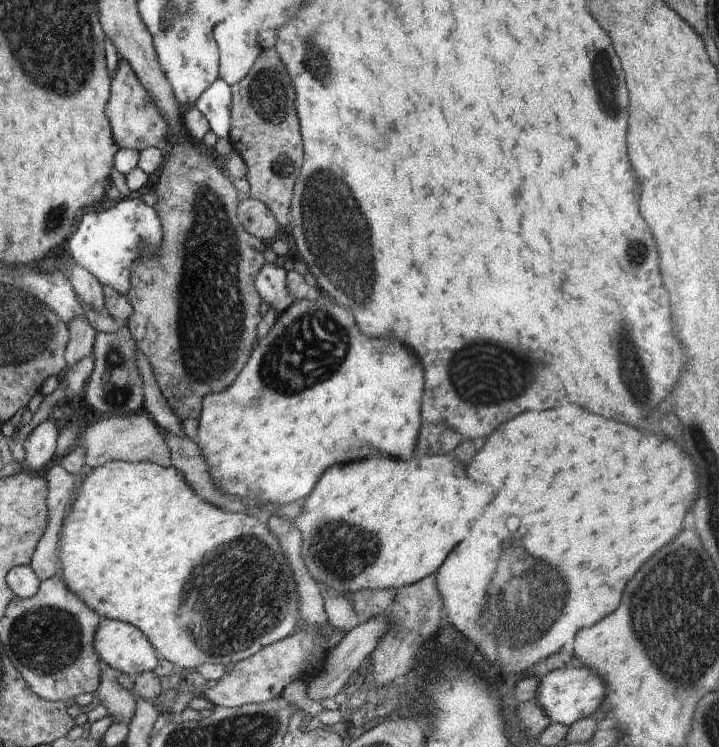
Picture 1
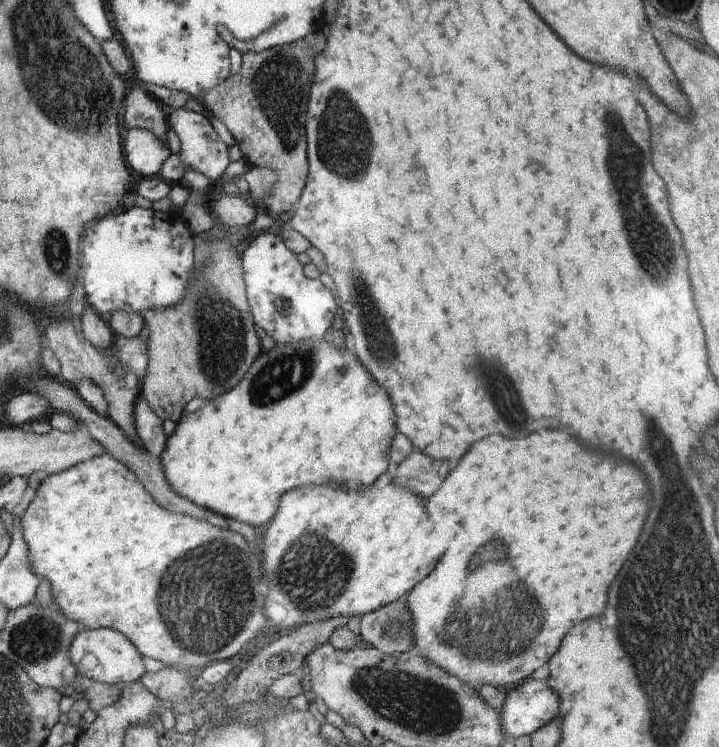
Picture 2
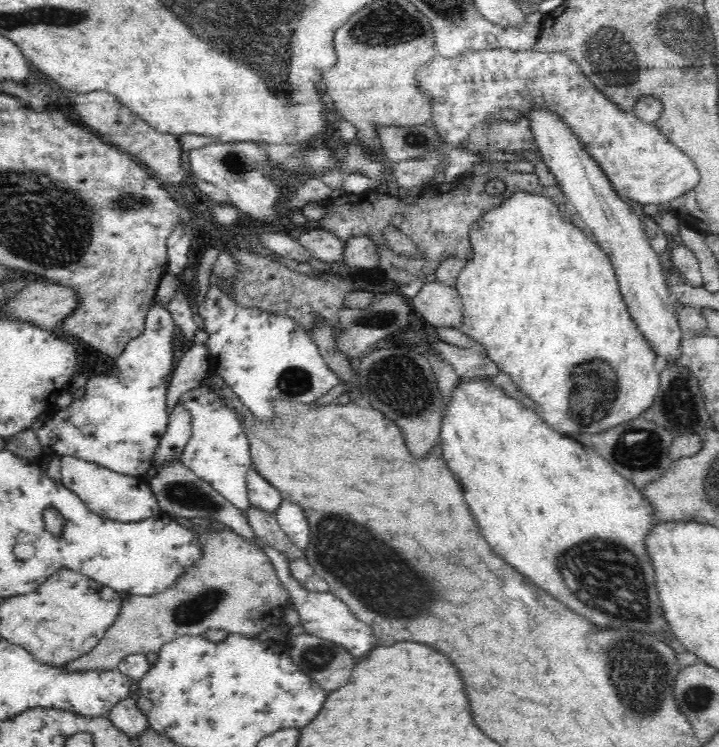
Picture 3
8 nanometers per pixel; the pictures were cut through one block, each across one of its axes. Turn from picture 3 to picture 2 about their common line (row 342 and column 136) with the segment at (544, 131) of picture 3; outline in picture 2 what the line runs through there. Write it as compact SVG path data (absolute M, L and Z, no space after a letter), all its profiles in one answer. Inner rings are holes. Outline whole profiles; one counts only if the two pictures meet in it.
M108 627L80 630L69 648L69 659L77 668L77 674L109 685L125 686L139 681L146 673L142 657L128 638Z

